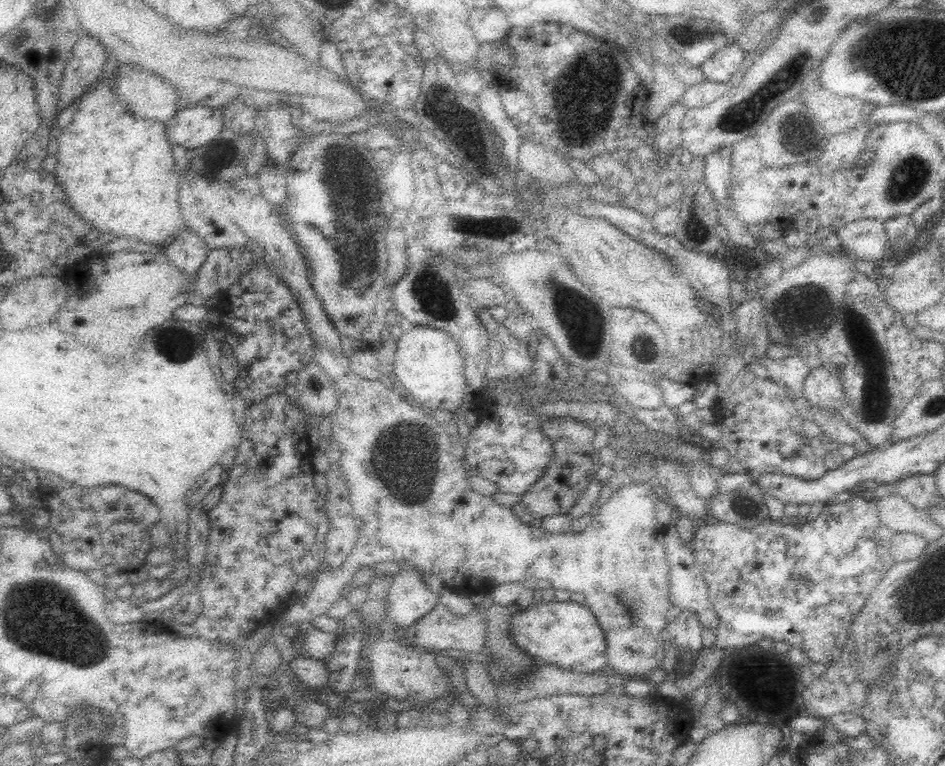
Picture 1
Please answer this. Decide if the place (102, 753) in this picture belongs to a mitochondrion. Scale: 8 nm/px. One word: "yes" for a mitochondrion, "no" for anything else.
no

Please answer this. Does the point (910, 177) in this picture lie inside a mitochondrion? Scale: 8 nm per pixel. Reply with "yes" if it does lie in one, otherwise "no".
yes

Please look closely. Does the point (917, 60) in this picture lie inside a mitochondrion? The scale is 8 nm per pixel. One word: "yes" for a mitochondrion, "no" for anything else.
yes

